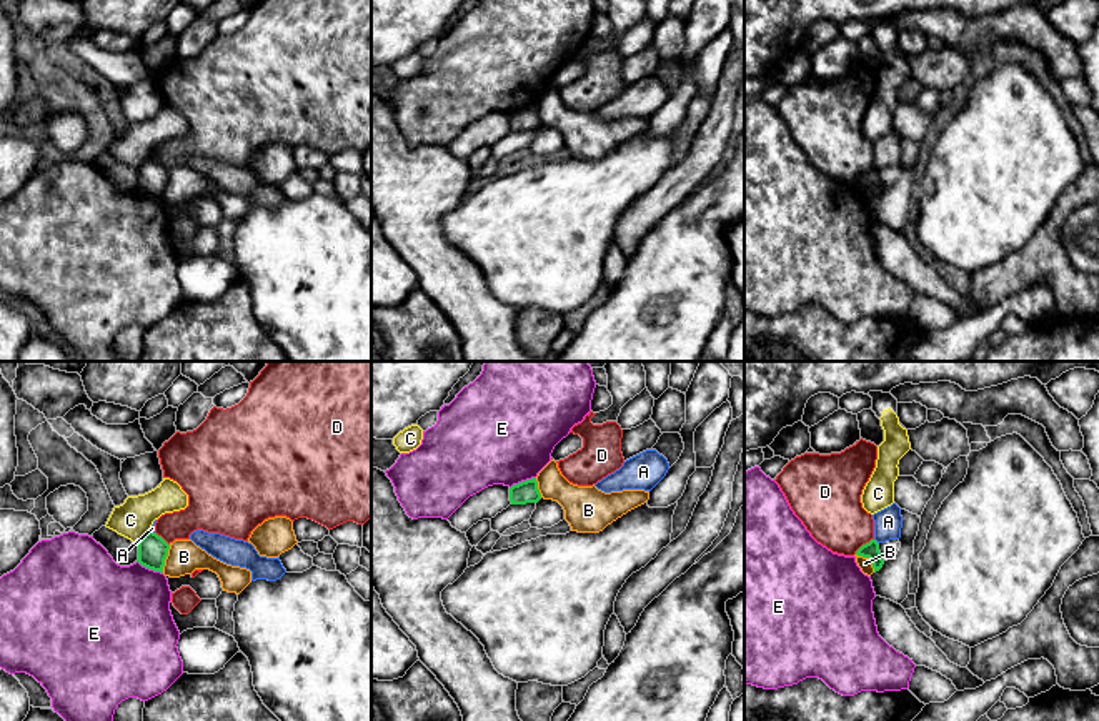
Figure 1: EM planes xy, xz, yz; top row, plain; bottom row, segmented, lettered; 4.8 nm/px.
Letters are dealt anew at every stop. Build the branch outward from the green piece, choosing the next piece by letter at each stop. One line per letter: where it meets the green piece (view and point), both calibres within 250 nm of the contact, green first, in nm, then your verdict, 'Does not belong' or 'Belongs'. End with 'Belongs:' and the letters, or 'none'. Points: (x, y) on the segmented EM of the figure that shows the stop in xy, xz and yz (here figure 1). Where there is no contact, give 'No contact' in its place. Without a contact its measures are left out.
A: Touches green at yz (876, 541). Thickness 80 nm (green) against 140 nm. Does not belong
B: Touches green at xy (165, 558). Thickness 140 nm (green) against 160 nm. Does not belong
C: Touches green at xy (144, 537). Thickness 140 nm (green) against 180 nm. Does not belong
D: Touches green at yz (863, 545). Thickness 80 nm (green) against 300 nm. Does not belong
E: Touches green at xy (150, 568). Thickness 140 nm (green) against 440 nm. Does not belong
Belongs: none

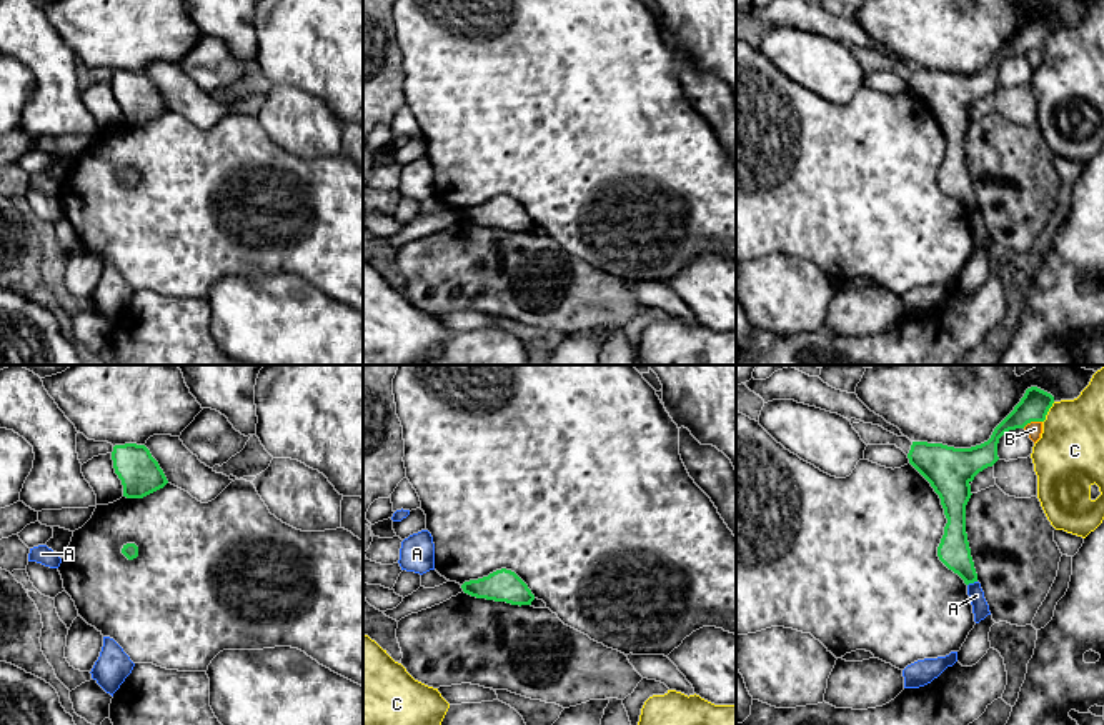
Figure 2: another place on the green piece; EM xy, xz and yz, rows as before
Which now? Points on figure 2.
A: Touches green at yz (971, 582). Thickness 150 nm (green) against 80 nm. Does not belong
B: Touches green at yz (1031, 420). Thickness 140 nm (green) against 80 nm. Does not belong
C: Touches green at yz (1048, 410). Thickness 140 nm (green) against 340 nm. Does not belong
Belongs: none

